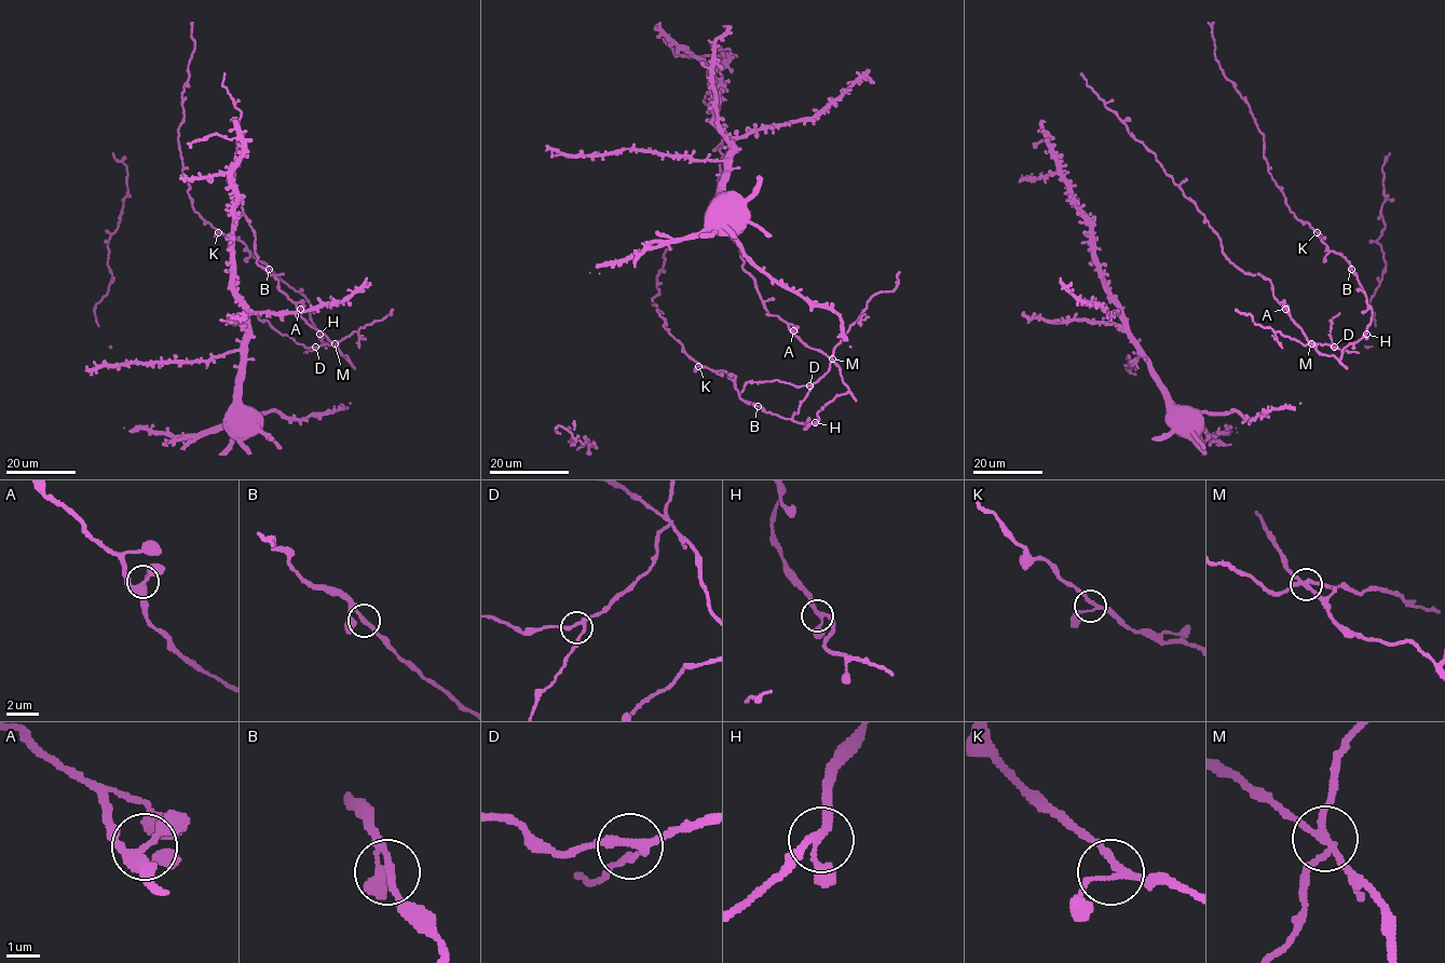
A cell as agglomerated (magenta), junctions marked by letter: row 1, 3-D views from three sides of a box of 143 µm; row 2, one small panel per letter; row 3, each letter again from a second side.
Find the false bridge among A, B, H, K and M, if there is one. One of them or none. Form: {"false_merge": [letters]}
{"false_merge": ["M"]}

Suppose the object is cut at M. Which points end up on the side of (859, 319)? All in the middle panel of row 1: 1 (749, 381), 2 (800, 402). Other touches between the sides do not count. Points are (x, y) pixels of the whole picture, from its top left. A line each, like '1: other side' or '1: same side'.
1: same side
2: same side

